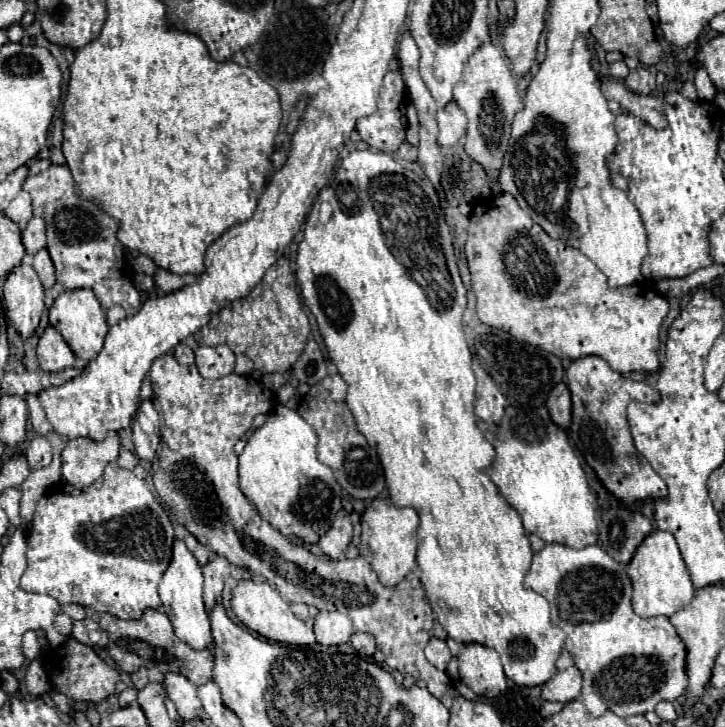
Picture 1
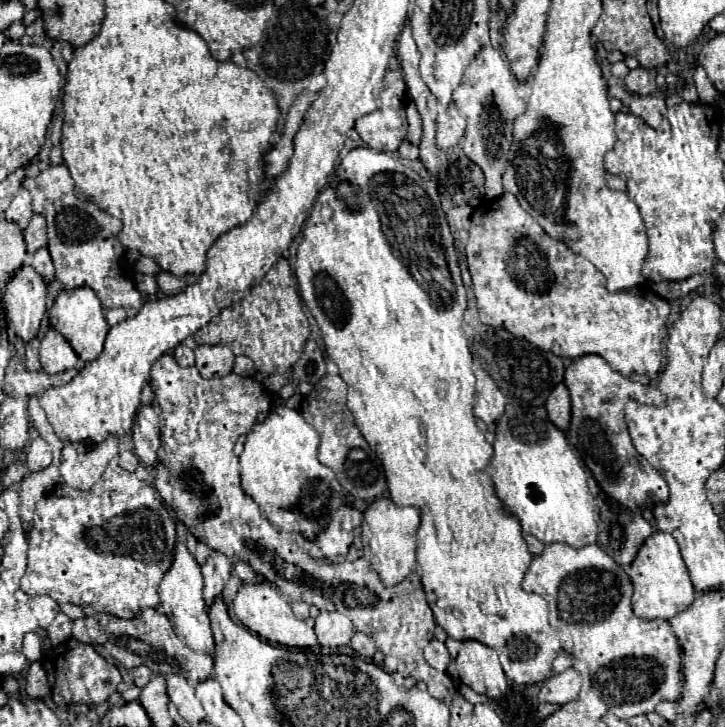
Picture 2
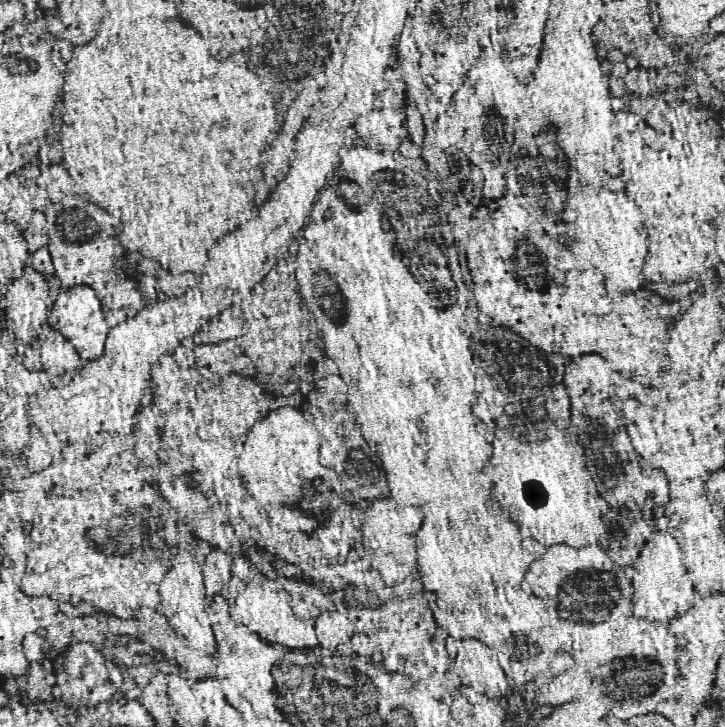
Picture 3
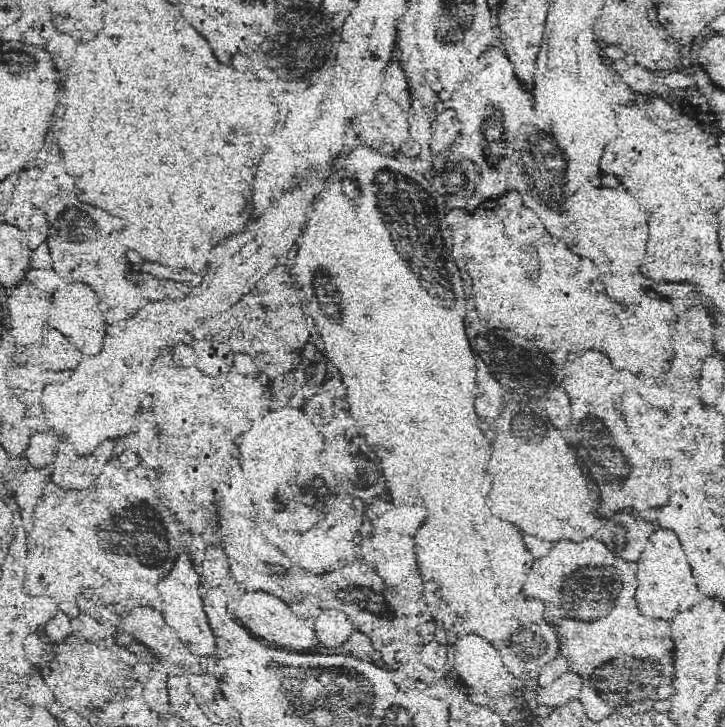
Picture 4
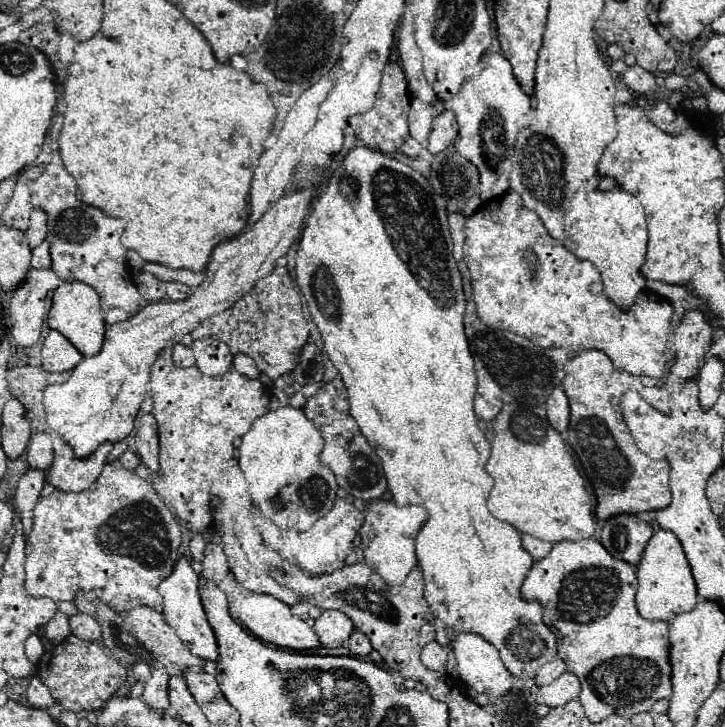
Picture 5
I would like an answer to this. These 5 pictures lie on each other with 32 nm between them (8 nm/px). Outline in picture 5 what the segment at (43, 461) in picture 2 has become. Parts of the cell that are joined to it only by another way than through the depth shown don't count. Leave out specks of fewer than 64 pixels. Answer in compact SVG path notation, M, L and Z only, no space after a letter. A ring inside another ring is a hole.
M38 432L32 436L30 446L28 446L28 466L30 468L38 468L38 470L48 470L52 460L54 460L54 448L52 448L52 440L48 434Z

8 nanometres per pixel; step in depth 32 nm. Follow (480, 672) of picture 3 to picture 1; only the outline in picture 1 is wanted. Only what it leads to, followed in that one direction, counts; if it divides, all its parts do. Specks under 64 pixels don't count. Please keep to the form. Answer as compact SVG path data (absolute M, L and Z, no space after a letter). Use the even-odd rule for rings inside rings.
M466 644L458 656L458 670L459 680L482 698L494 698L508 688L500 656L492 648Z

